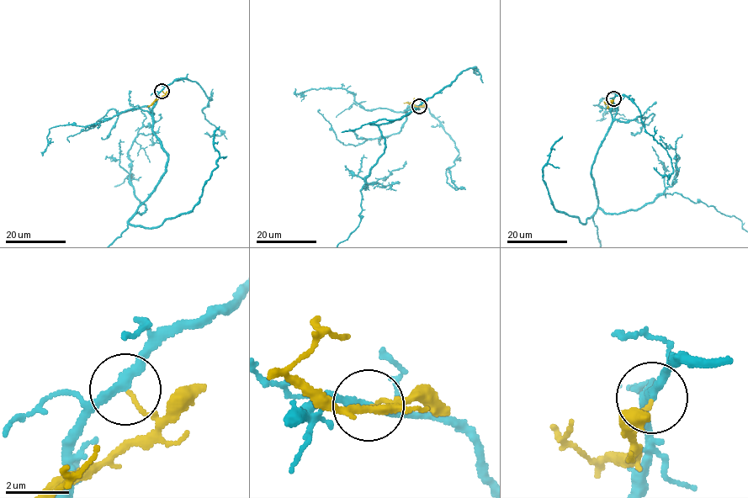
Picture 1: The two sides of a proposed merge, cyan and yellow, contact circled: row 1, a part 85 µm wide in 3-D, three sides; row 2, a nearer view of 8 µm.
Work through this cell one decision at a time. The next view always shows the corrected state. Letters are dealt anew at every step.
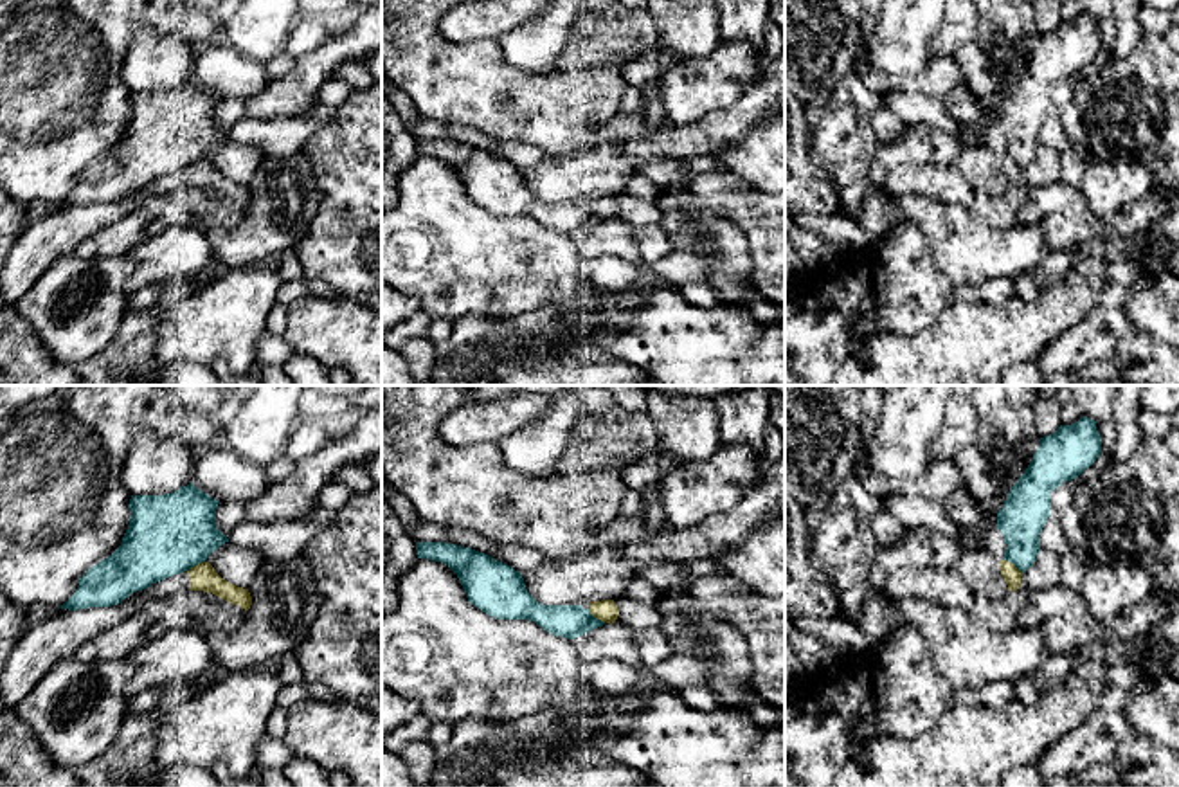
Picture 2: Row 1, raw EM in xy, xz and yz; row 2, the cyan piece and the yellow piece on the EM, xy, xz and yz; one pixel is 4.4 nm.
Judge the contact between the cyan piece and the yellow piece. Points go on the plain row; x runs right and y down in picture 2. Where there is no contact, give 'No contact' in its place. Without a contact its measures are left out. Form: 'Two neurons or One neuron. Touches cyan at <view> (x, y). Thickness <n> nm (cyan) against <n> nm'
Two neurons. Touches cyan at xz (594, 215). Thickness 150 nm (cyan) against 100 nm

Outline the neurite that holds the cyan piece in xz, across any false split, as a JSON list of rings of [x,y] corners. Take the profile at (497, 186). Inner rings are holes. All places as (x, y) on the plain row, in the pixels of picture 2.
[[[416,139],[418,155],[448,162],[466,194],[499,216],[529,216],[545,229],[576,236],[605,220],[581,202],[544,202],[526,185],[522,169],[472,144],[446,139]]]

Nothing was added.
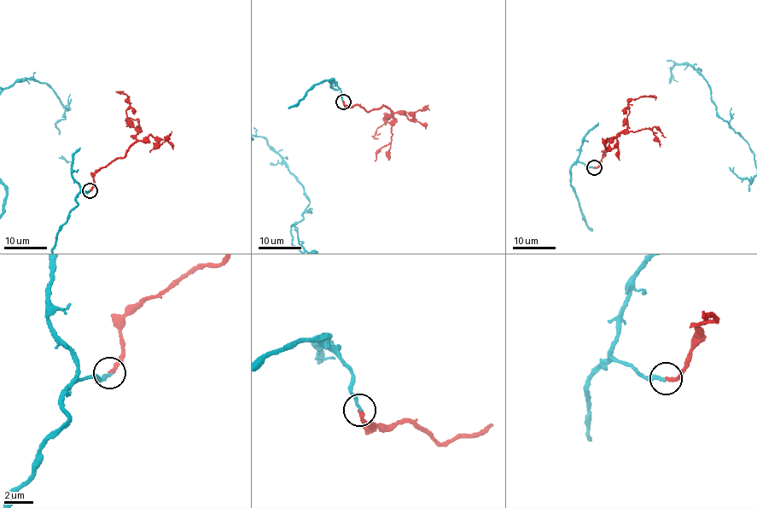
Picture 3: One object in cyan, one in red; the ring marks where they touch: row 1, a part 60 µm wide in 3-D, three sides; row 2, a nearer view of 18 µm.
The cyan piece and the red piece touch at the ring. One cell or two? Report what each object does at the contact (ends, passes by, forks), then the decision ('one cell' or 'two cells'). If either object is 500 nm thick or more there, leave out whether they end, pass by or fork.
cyan ends | red ends | one cell

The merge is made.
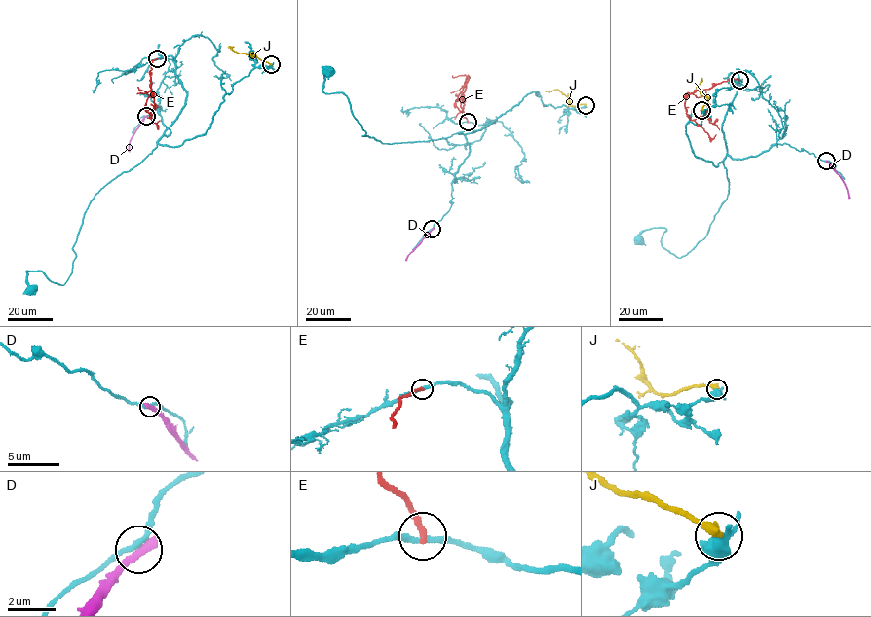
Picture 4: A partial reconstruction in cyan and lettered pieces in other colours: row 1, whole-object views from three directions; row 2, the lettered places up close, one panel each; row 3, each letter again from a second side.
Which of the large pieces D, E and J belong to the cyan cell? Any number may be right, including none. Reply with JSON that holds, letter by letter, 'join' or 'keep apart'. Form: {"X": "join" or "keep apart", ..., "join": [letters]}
{"D": "keep apart", "E": "keep apart", "J": "keep apart", "join": []}

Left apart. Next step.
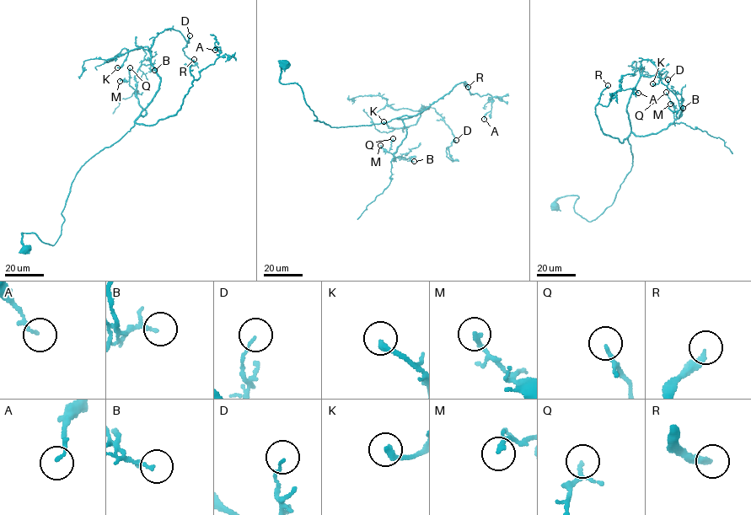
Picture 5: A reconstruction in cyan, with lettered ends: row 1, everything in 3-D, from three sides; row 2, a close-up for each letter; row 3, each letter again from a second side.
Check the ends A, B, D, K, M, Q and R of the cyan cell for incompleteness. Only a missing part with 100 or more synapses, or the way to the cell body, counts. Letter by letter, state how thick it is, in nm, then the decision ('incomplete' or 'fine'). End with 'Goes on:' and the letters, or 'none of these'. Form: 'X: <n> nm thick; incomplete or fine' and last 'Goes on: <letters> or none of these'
A: 130 nm thick; fine
B: 90 nm thick; fine
D: 90 nm thick; fine
K: 280 nm thick; fine
M: 190 nm thick; fine
Q: 100 nm thick; fine
R: 260 nm thick; incomplete
Goes on: R

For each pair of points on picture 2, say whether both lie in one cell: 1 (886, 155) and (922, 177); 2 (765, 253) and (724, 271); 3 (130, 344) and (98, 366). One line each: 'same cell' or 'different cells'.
1: same cell
2: different cells
3: same cell

